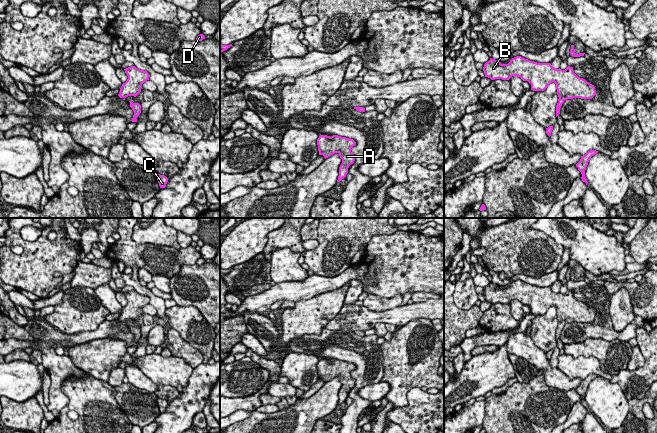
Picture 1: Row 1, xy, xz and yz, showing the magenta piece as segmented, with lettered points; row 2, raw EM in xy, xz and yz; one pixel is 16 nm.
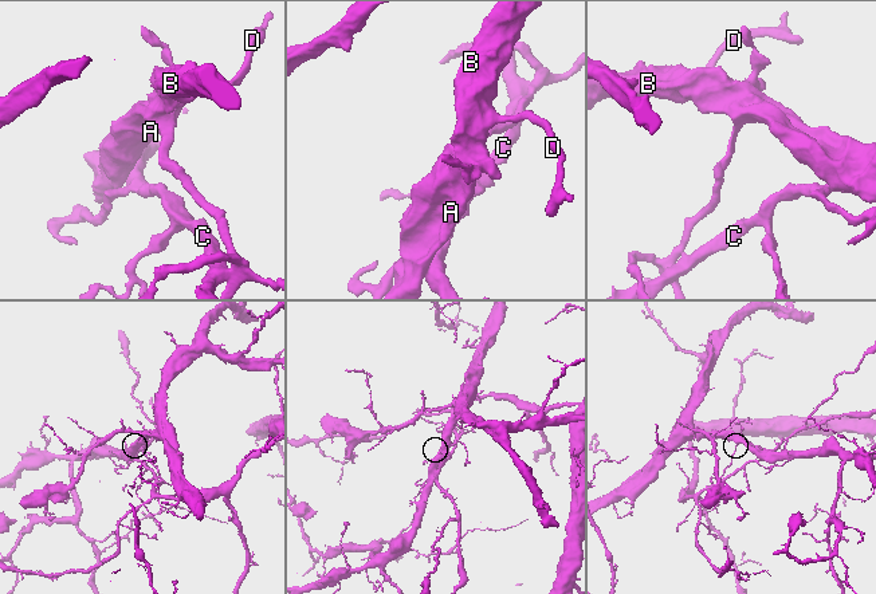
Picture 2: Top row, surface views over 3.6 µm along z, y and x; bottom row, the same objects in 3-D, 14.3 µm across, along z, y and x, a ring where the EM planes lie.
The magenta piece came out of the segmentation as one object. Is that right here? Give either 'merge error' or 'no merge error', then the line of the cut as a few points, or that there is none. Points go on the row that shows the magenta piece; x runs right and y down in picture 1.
merge error; cut xy (132, 103), (139, 104)

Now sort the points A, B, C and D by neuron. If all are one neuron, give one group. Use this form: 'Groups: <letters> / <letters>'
Groups: A B D / C

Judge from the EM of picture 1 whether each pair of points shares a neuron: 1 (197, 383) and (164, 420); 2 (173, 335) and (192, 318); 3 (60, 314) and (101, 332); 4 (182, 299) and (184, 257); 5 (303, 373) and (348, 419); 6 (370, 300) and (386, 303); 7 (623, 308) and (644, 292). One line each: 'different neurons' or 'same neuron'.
1: same neuron
2: different neurons
3: different neurons
4: different neurons
5: different neurons
6: same neuron
7: different neurons

